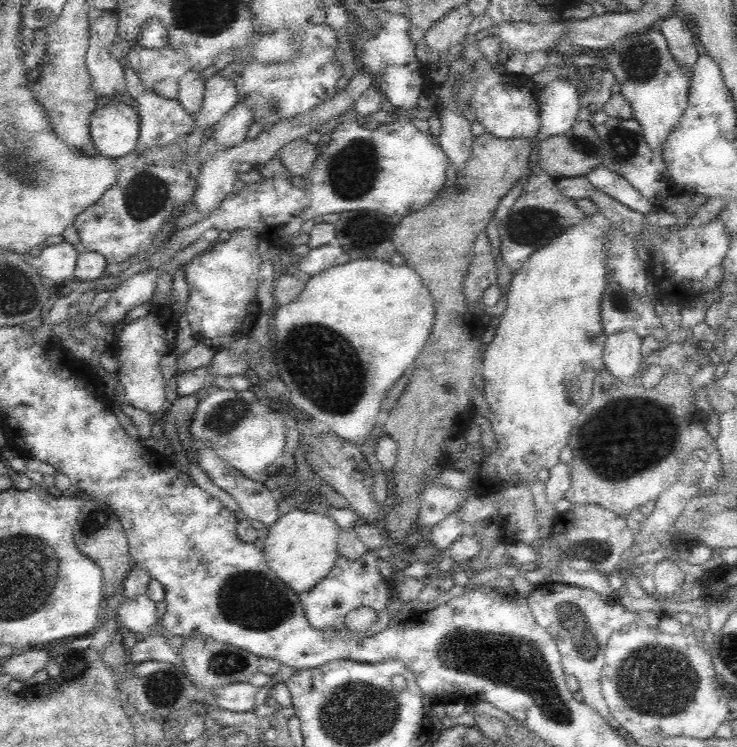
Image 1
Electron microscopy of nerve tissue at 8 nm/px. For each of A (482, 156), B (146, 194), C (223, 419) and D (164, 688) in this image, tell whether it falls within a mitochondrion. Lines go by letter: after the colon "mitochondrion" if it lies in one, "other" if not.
A: other
B: mitochondrion
C: mitochondrion
D: mitochondrion

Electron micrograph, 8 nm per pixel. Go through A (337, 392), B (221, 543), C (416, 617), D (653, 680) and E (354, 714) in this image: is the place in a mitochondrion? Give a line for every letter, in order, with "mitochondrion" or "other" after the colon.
A: mitochondrion
B: other
C: other
D: mitochondrion
E: mitochondrion

